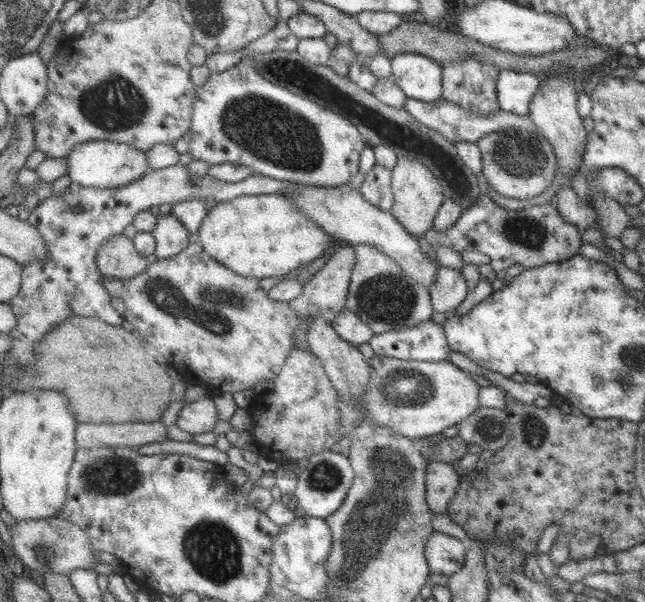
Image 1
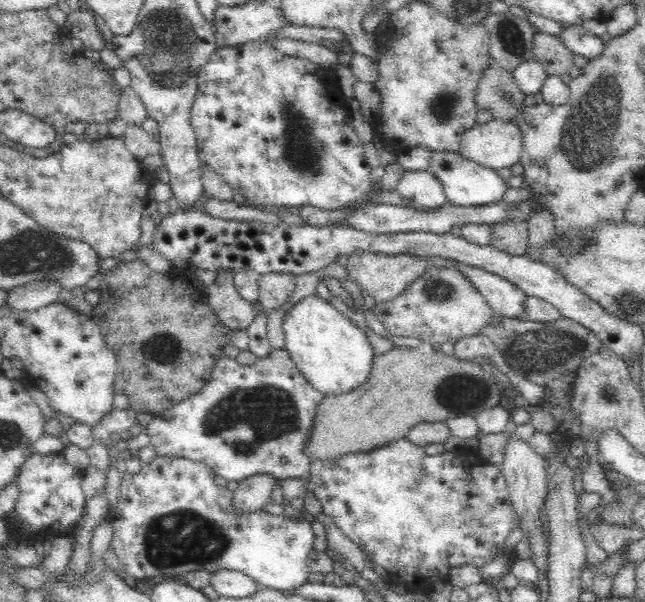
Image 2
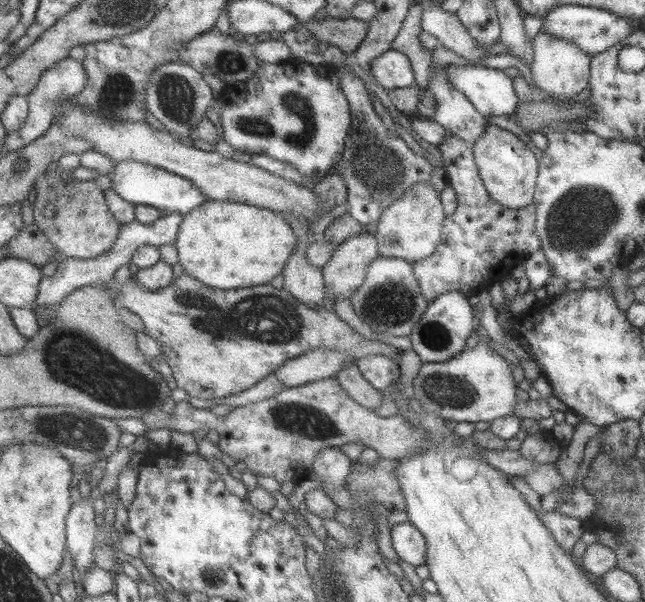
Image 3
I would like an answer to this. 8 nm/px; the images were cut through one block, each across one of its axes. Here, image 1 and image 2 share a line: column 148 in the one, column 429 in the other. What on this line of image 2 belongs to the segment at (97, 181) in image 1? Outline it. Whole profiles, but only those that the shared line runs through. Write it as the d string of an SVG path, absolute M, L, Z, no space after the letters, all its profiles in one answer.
M448 149L431 151L427 170L440 181L447 201L458 206L480 206L502 201L502 197L509 187L493 168L470 160L459 151Z

